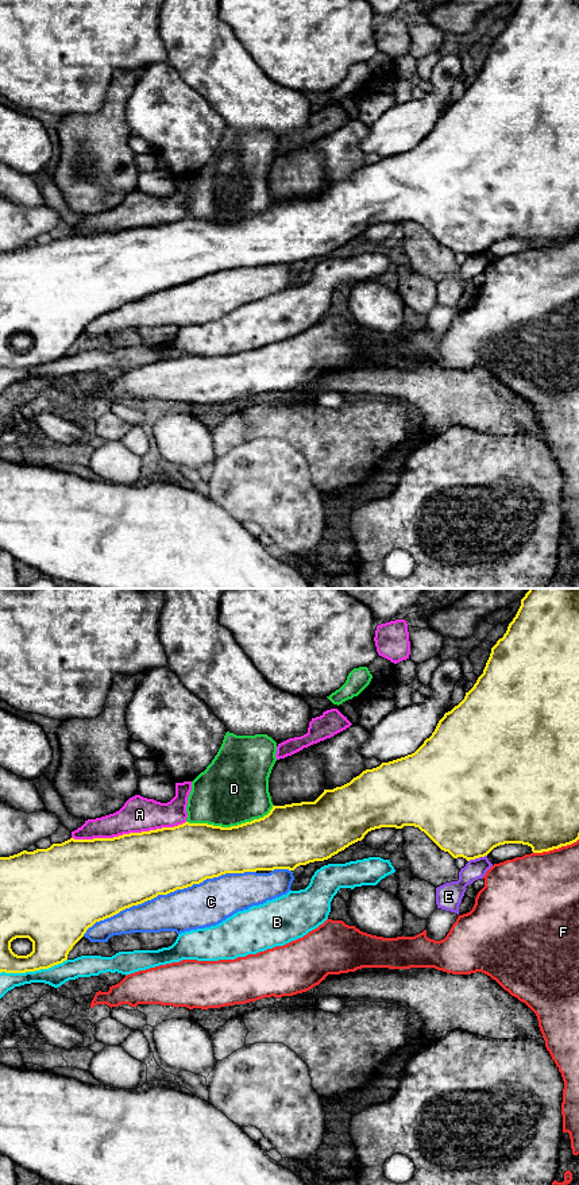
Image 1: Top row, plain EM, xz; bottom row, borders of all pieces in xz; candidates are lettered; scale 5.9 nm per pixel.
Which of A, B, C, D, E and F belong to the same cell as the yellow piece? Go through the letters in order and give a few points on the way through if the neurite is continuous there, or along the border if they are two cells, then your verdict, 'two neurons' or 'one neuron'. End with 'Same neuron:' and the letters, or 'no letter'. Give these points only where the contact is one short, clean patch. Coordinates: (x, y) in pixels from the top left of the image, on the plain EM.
A: two neurons
B: two neurons
C: two neurons
D: two neurons
E: two neurons
F: two neurons
Same neuron: no letter

